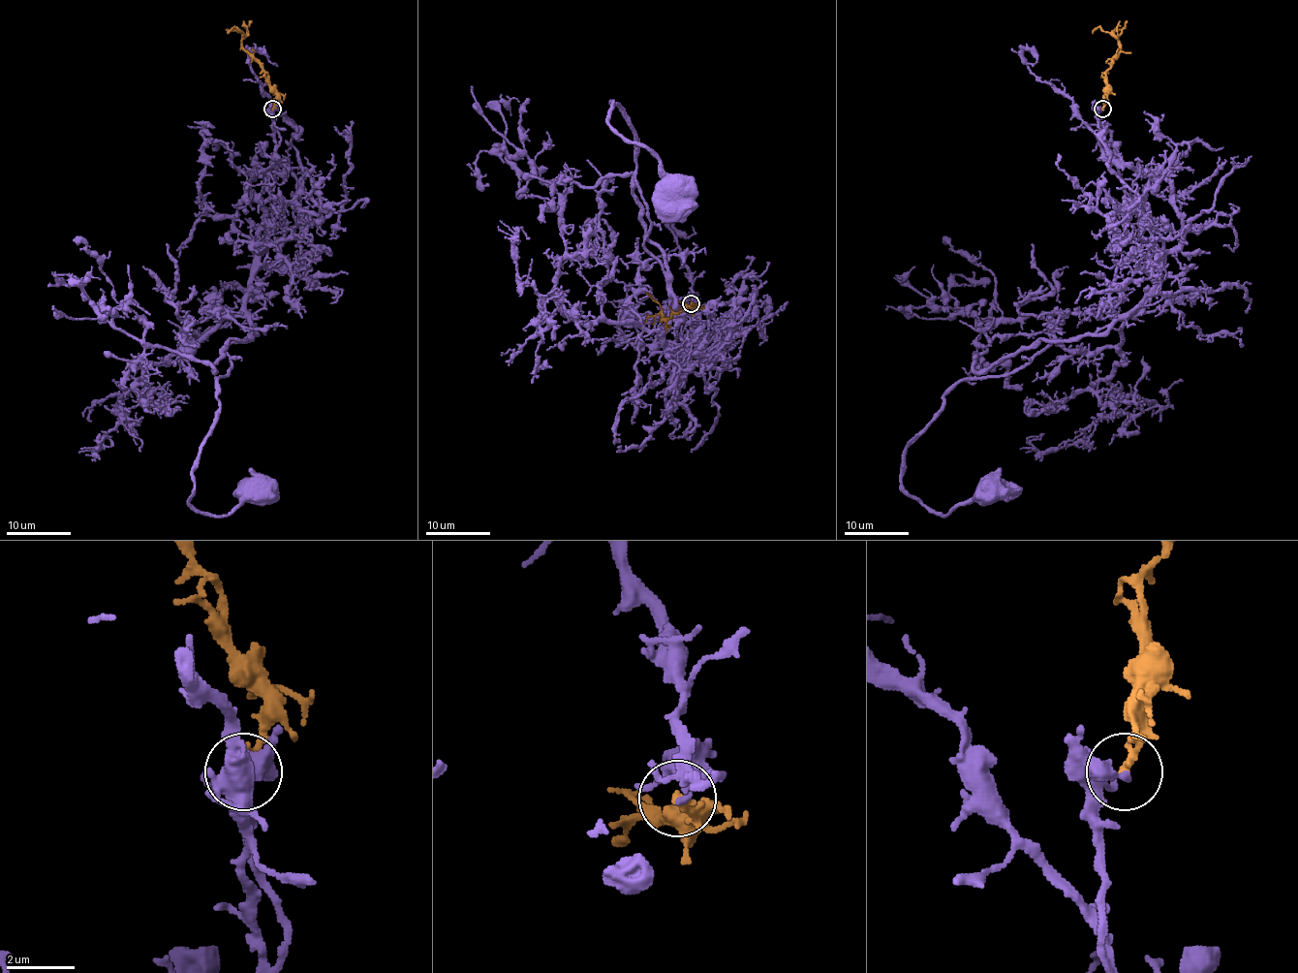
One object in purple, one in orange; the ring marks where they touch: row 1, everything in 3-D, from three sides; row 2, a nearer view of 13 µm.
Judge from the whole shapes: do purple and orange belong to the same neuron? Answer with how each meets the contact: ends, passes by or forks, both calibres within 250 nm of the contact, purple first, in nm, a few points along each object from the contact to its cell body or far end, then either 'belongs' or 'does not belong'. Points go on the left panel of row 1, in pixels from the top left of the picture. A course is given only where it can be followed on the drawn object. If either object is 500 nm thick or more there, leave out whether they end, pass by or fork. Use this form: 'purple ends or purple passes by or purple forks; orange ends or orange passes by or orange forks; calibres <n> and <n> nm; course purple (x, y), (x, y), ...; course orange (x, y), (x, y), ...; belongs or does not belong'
purple ends; orange ends; calibres 260 and 240 nm; course purple (272, 109), (278, 212), (251, 332), (214, 364), (190, 503), (227, 516), (258, 493); course orange (272, 109), (275, 89), (270, 84), (268, 74), (248, 51), (241, 40), (241, 32), (234, 27), (227, 33); does not belong

